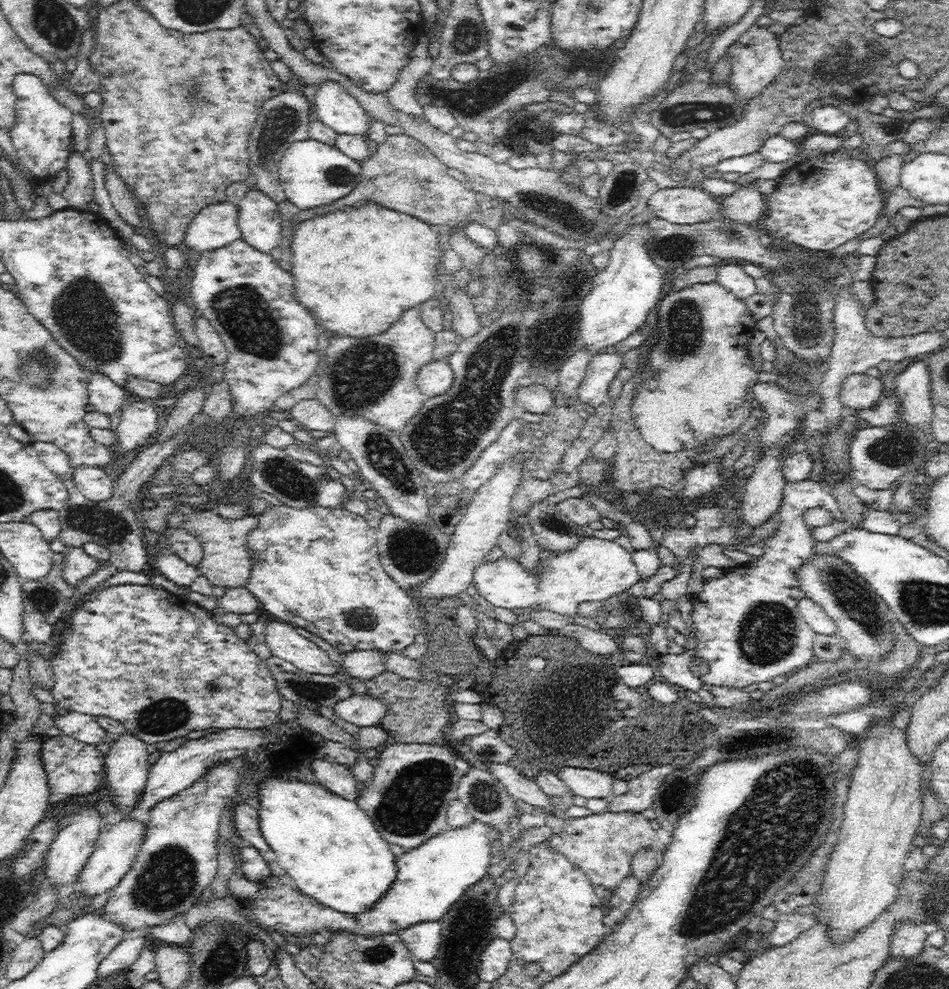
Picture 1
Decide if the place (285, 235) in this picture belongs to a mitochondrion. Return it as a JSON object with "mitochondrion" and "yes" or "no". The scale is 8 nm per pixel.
{"mitochondrion":"no"}

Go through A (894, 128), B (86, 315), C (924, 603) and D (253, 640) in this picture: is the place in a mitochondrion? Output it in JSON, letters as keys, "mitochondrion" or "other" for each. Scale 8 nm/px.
{"A":"other","B":"mitochondrion","C":"mitochondrion","D":"other"}

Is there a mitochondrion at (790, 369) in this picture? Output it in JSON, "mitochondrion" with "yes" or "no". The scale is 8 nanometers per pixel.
{"mitochondrion":"yes"}

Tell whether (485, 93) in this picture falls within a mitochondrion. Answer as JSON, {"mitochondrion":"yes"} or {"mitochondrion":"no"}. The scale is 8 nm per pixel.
{"mitochondrion":"yes"}

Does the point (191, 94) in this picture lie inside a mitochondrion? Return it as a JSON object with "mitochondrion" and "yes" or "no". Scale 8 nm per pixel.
{"mitochondrion":"yes"}

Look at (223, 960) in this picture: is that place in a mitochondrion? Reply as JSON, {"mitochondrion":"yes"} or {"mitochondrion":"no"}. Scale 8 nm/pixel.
{"mitochondrion":"yes"}

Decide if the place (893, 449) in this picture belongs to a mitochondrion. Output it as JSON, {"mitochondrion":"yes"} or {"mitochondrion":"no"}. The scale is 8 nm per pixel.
{"mitochondrion":"yes"}

